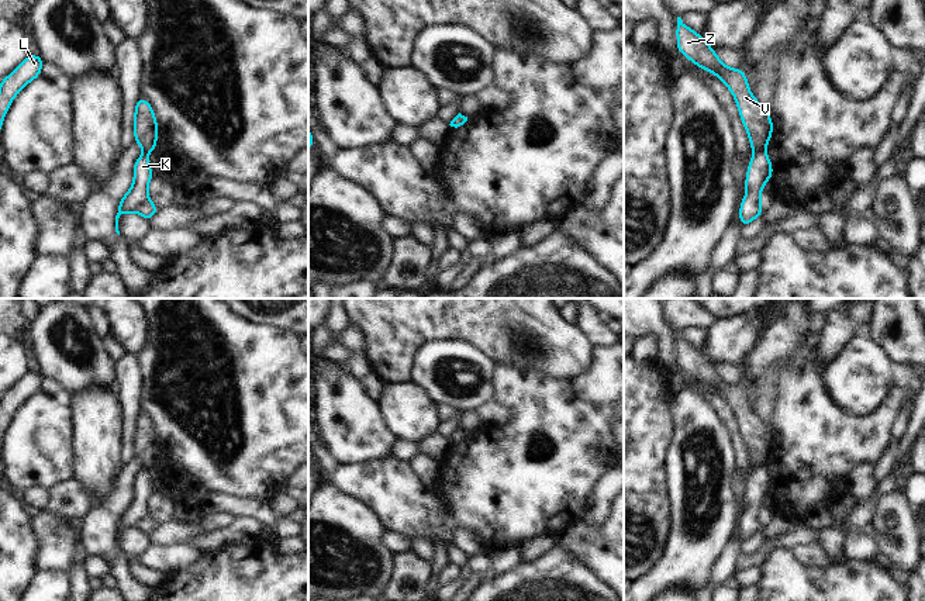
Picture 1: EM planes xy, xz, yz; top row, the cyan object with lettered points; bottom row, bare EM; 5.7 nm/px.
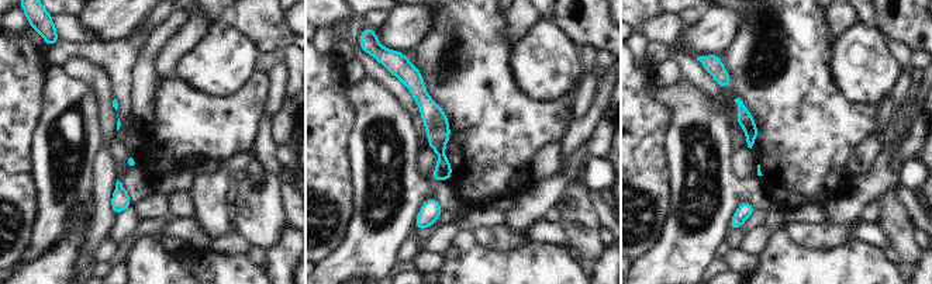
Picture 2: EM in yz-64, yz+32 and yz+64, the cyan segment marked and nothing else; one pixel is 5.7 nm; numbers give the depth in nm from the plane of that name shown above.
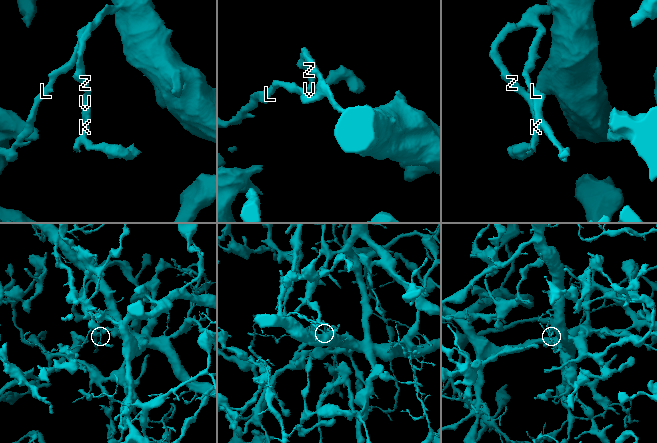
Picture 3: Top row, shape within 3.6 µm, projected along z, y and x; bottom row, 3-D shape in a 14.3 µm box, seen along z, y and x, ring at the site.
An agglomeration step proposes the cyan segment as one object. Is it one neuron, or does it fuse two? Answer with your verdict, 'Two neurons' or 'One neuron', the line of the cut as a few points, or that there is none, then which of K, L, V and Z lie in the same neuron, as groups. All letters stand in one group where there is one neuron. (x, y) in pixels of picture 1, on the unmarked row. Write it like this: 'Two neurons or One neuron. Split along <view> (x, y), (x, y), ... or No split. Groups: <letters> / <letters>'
Two neurons. Split along yz (763, 465), (753, 469). Groups: K / L V Z

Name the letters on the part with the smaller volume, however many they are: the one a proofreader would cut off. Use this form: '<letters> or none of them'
K

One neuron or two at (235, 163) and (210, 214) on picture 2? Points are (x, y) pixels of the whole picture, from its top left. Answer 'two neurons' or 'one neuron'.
one neuron

